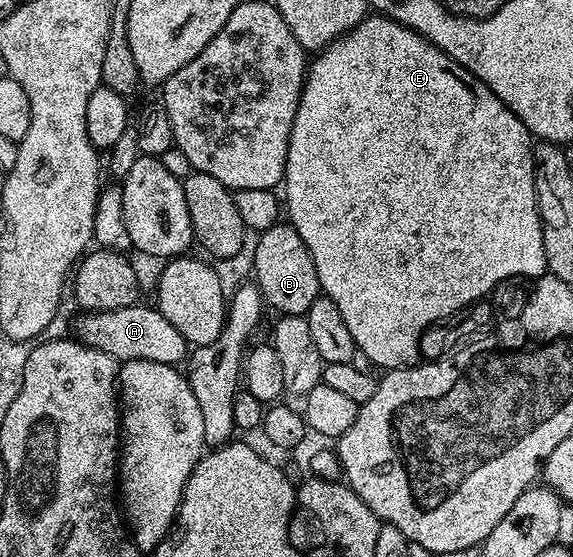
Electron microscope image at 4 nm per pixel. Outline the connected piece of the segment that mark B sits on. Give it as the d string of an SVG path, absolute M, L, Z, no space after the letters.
M279 221L271 229L260 232L255 250L252 278L261 291L261 298L270 307L273 306L281 315L304 315L311 309L313 302L322 294L319 277L315 273L315 261L311 261L311 253L307 245L303 245L303 237L288 221Z

